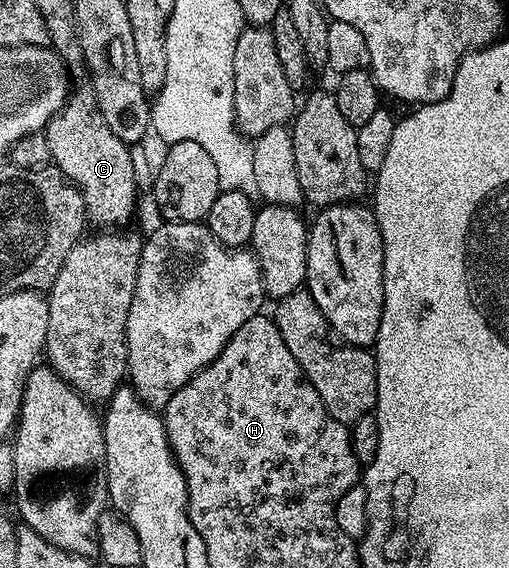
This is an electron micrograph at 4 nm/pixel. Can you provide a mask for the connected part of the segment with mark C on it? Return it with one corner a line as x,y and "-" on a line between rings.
83,86
76,92
74,89
63,103
60,112
53,114
53,118
47,123
45,135
49,142
51,164
60,168
64,176
79,187
79,192
83,195
87,220
107,230
126,225
123,223
135,212
135,164
131,161
132,149
125,142
121,142
121,138
117,138
117,134
109,130
105,118
101,118
95,91
89,86

